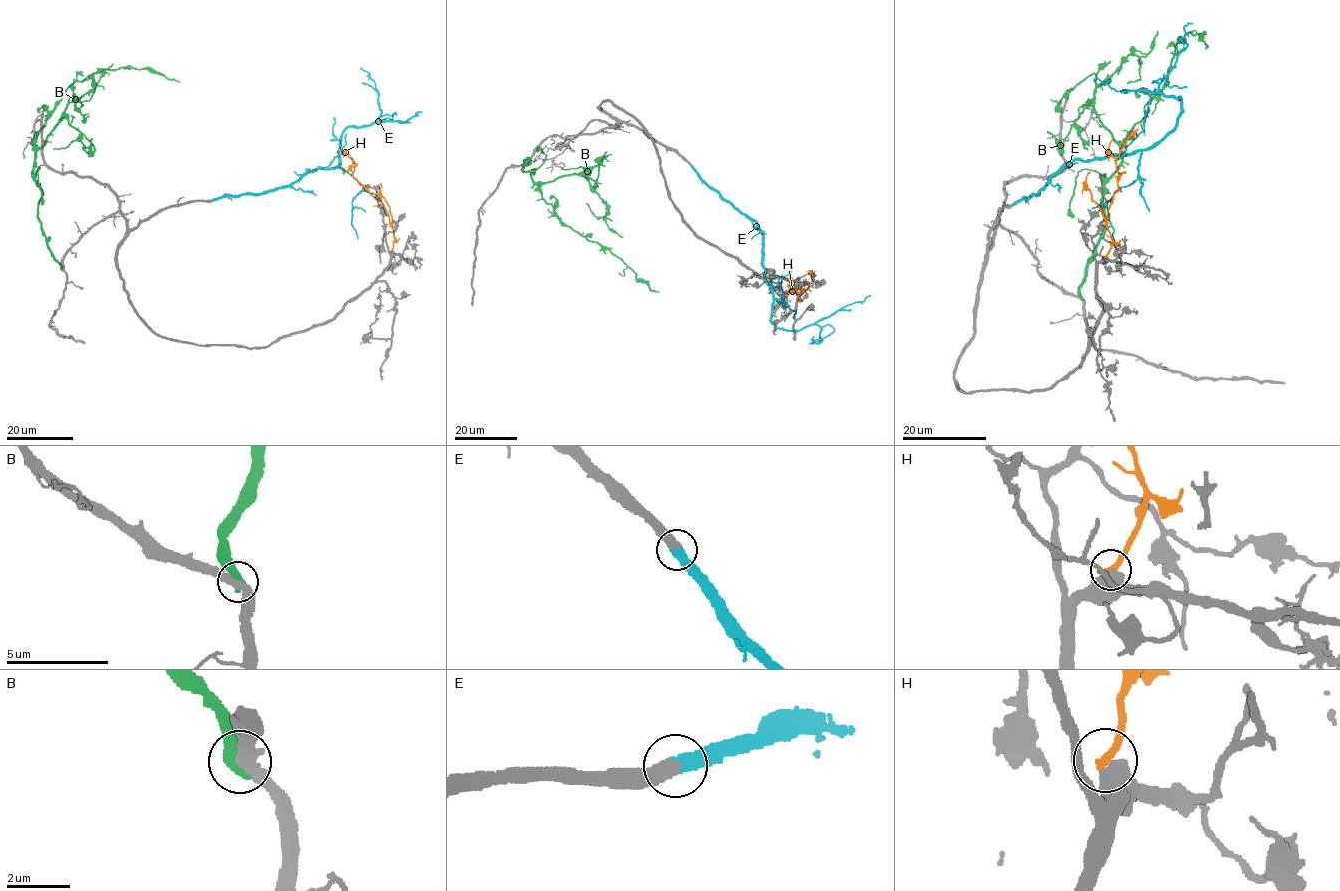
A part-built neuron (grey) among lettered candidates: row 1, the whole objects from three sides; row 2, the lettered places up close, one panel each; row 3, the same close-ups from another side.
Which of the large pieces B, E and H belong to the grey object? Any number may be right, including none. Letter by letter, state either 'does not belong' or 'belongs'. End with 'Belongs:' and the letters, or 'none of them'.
B: does not belong
E: belongs
H: does not belong
Belongs: E

